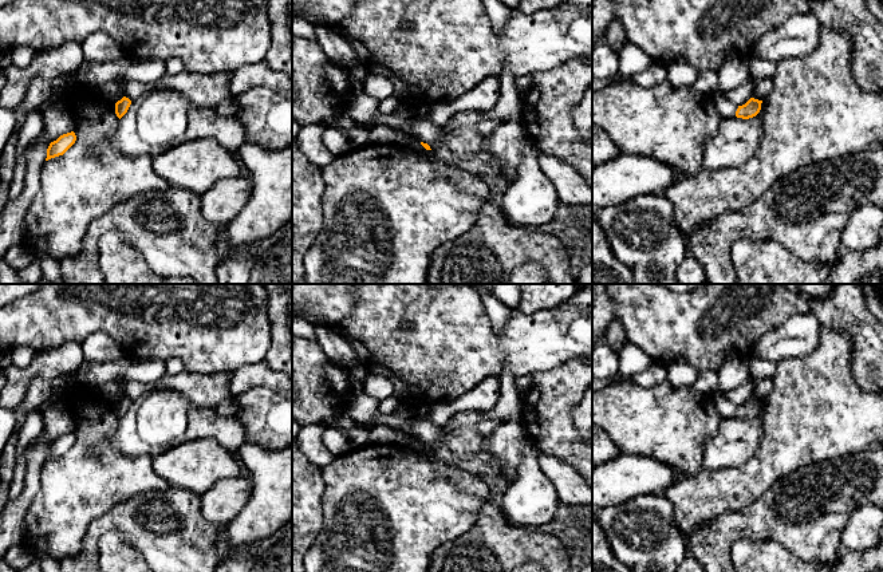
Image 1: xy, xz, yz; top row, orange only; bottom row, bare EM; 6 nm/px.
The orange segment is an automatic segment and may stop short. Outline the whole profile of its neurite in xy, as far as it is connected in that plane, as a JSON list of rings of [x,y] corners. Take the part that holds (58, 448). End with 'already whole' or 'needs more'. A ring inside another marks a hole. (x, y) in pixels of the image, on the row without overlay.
[[[74,431],[60,435],[56,441],[51,442],[47,449],[46,461],[63,455],[76,441]]] | already whole

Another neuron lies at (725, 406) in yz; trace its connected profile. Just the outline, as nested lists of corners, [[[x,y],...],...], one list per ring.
[[[718,391],[713,395],[713,398],[714,398],[714,405],[722,418],[736,417],[736,411],[737,411],[738,406],[734,405],[725,394]]]

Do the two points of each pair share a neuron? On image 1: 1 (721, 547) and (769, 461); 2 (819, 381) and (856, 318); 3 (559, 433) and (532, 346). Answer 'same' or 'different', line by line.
1: different
2: different
3: different

